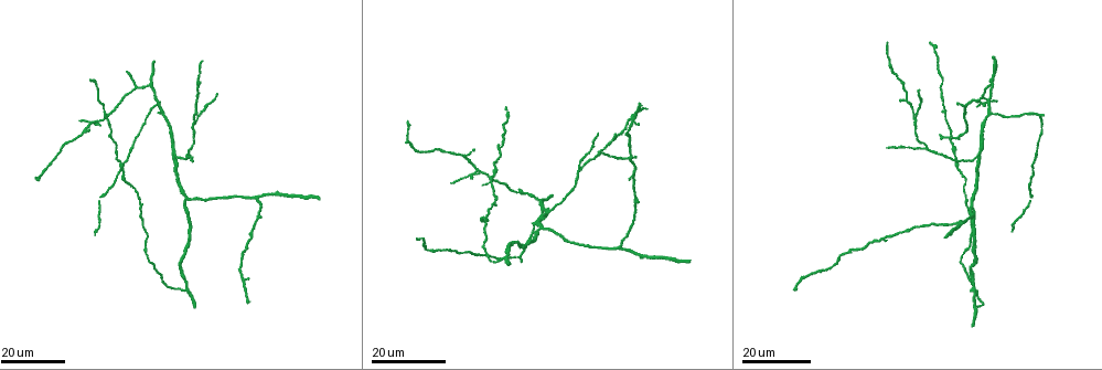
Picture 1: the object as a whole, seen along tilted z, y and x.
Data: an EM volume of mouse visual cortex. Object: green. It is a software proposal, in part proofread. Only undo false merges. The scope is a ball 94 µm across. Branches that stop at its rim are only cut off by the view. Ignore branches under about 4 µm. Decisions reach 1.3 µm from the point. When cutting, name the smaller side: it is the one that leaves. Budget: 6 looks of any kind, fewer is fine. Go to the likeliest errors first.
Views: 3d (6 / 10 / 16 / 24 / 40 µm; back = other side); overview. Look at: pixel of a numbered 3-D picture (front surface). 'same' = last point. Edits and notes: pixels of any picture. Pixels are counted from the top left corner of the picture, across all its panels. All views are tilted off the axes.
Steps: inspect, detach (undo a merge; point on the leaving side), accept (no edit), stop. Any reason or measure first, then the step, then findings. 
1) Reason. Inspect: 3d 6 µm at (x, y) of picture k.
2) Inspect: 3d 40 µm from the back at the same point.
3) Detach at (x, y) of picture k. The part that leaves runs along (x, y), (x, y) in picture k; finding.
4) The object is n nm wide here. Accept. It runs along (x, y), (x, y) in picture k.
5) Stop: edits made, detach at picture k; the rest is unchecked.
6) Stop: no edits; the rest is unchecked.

Small branch off a trunk. Inspect: 3d 16 µm at (190, 127) of picture 1.

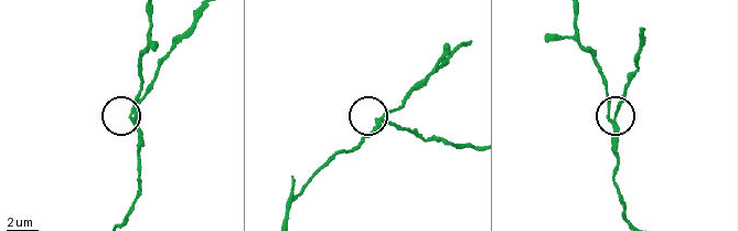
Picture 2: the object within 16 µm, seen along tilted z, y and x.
Zoom in. Inspect: 3d 10 µm at (613, 117) of picture 2.

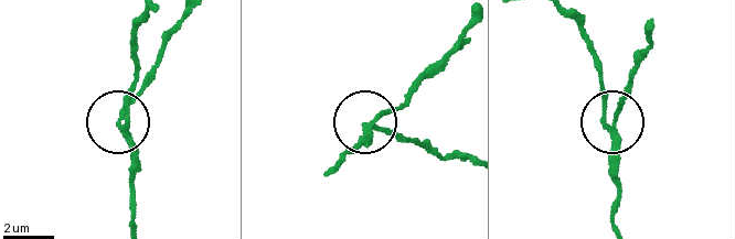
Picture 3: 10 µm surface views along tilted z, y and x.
3 arms meet here. Detach at (390, 130) of picture 3. The part that leaves runs along (365, 129), (468, 158) in picture 3; two neurons meet here.

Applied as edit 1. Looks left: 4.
Arms part here. Inspect: 3d 24 µm at (579, 168) of picture 1.

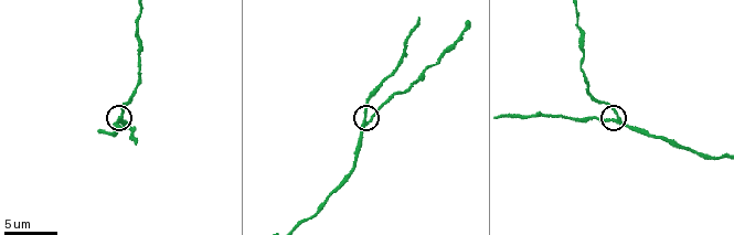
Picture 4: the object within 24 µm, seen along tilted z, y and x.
Closer look. Inspect: 3d 10 µm at (366, 119) of picture 4.

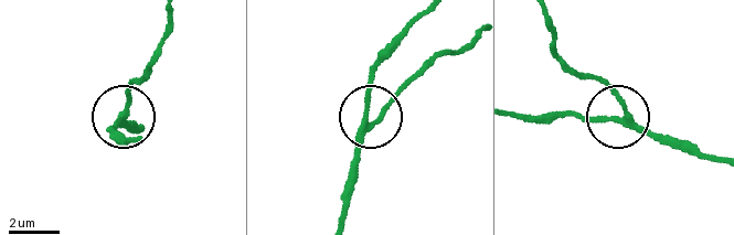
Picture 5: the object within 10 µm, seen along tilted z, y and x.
3 arms meet here. Accept. It runs along (341, 219), (378, 54) in picture 5; one neuron here.

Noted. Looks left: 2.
Stop: edits made, detach at picture 3; the rest is unchecked.

